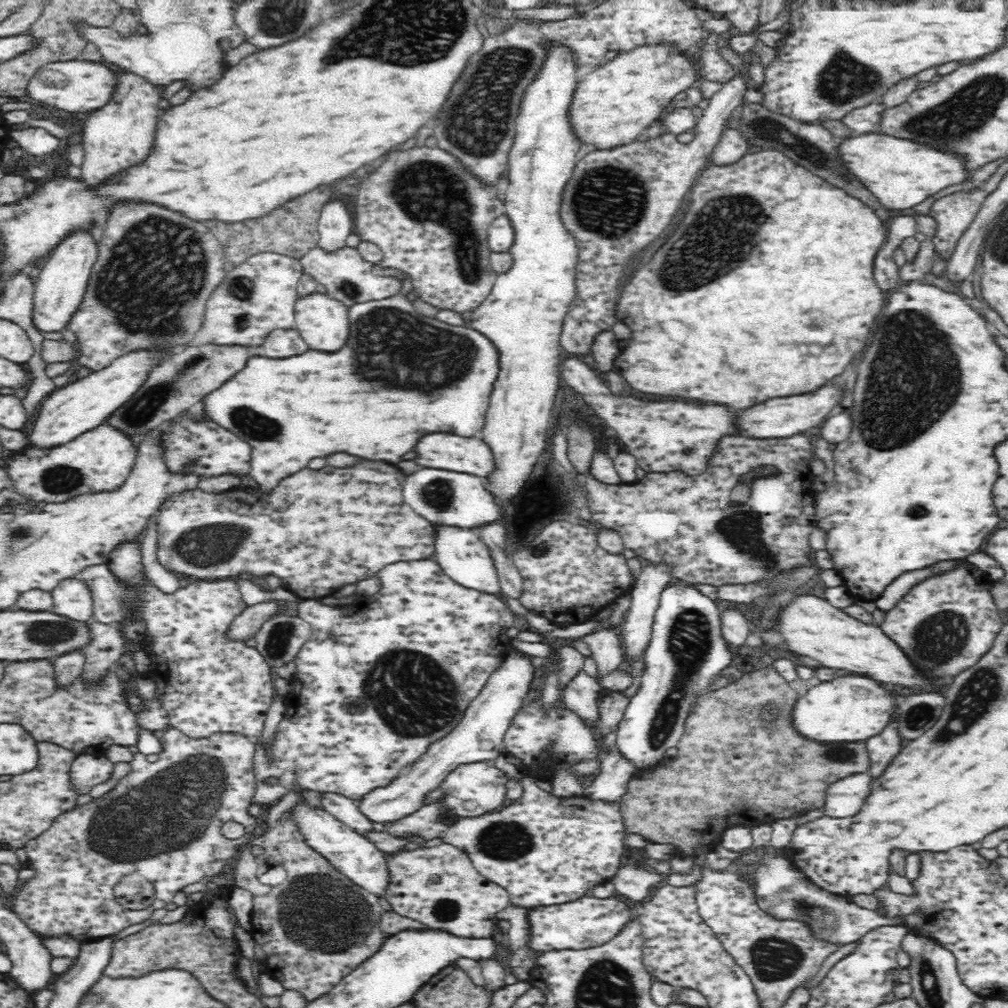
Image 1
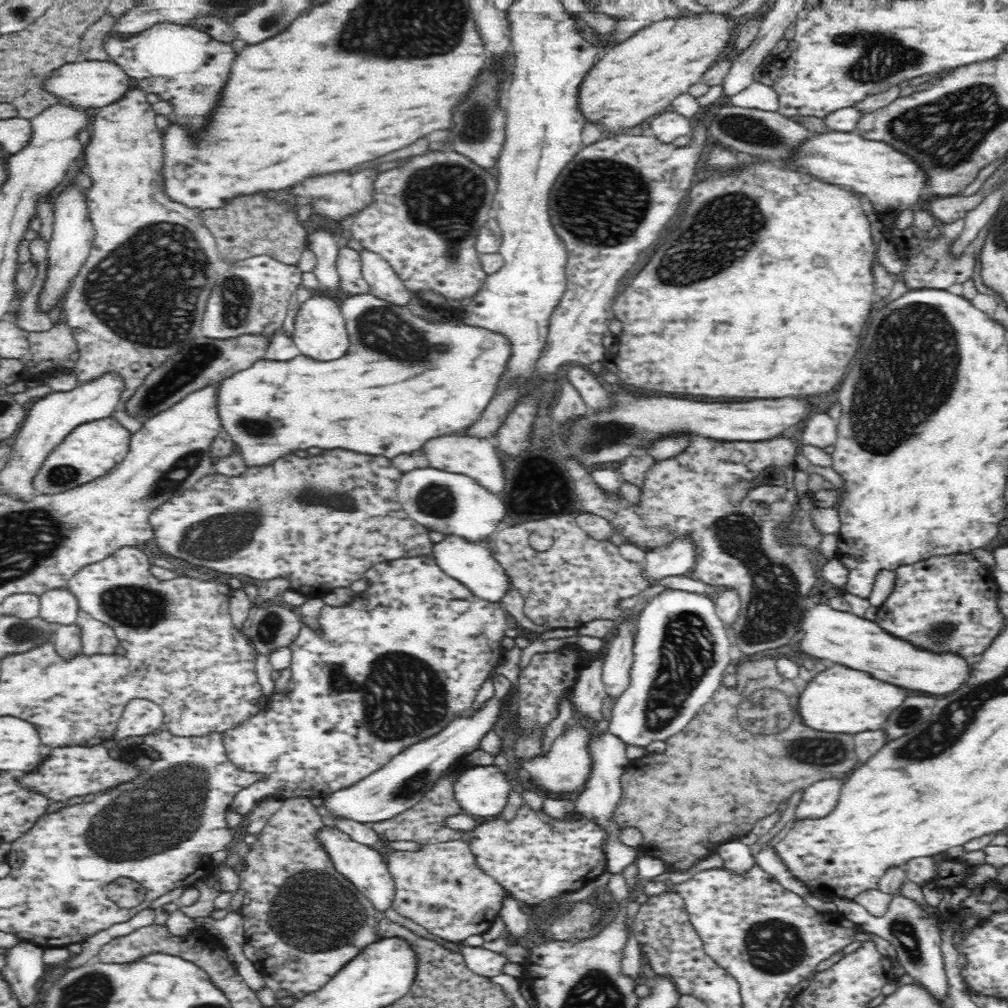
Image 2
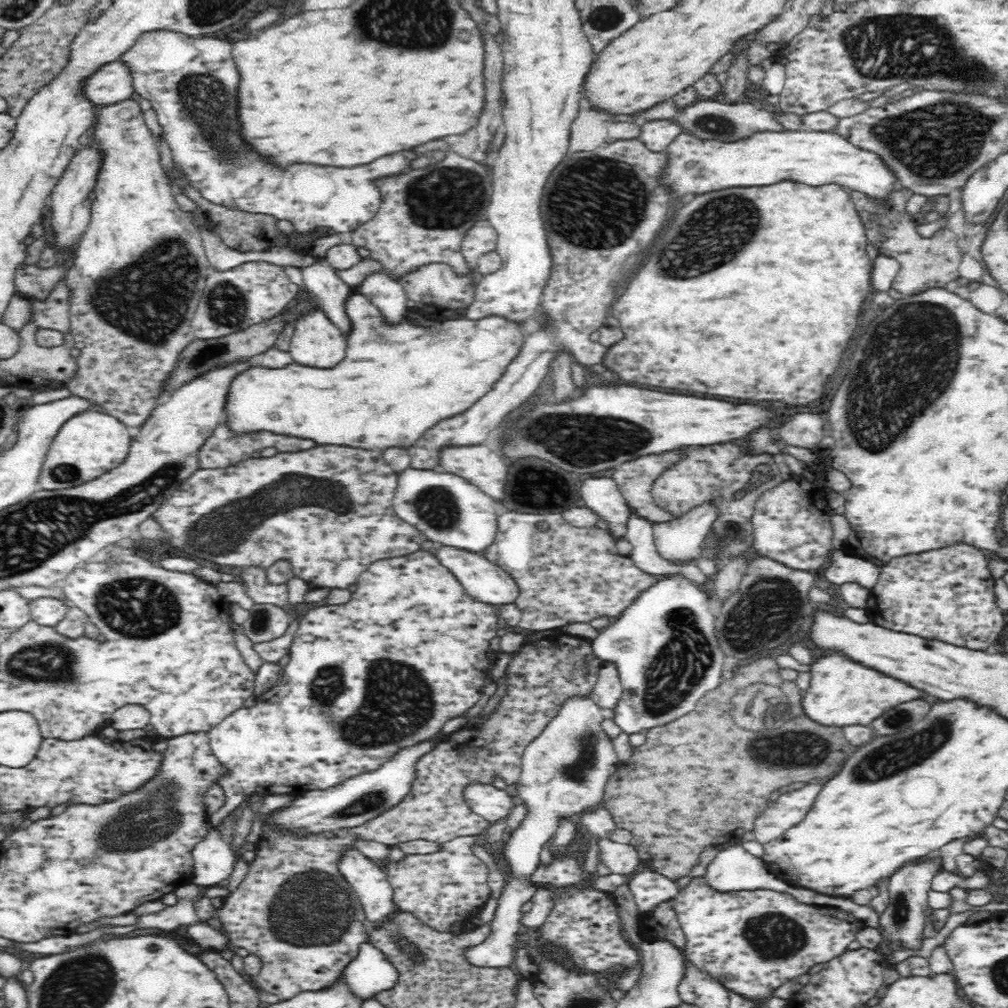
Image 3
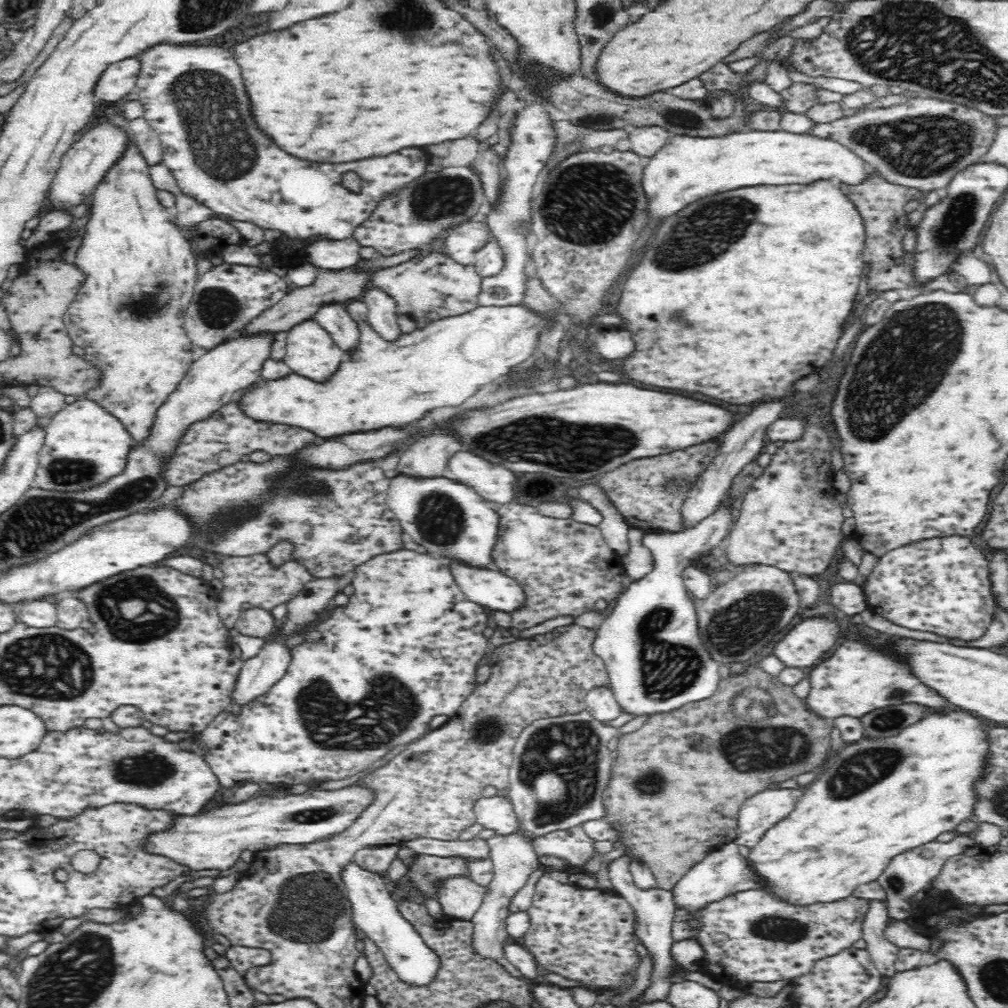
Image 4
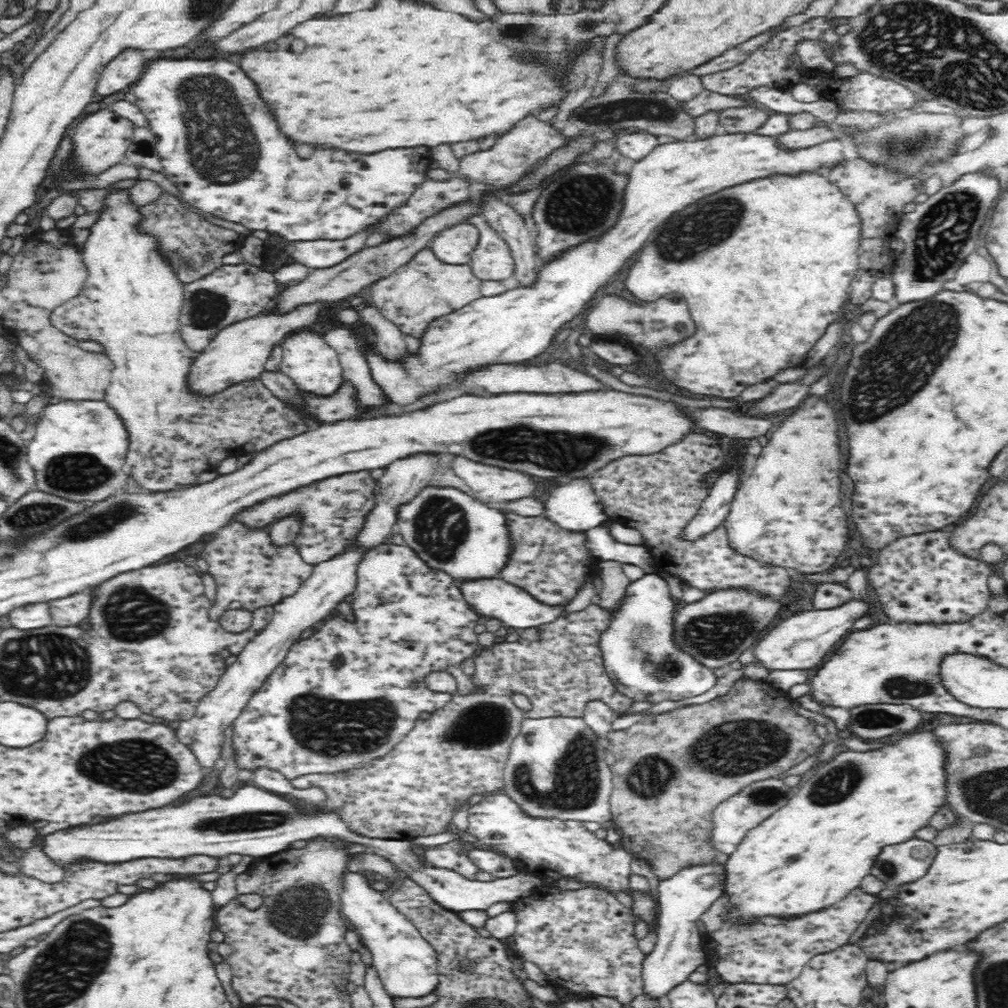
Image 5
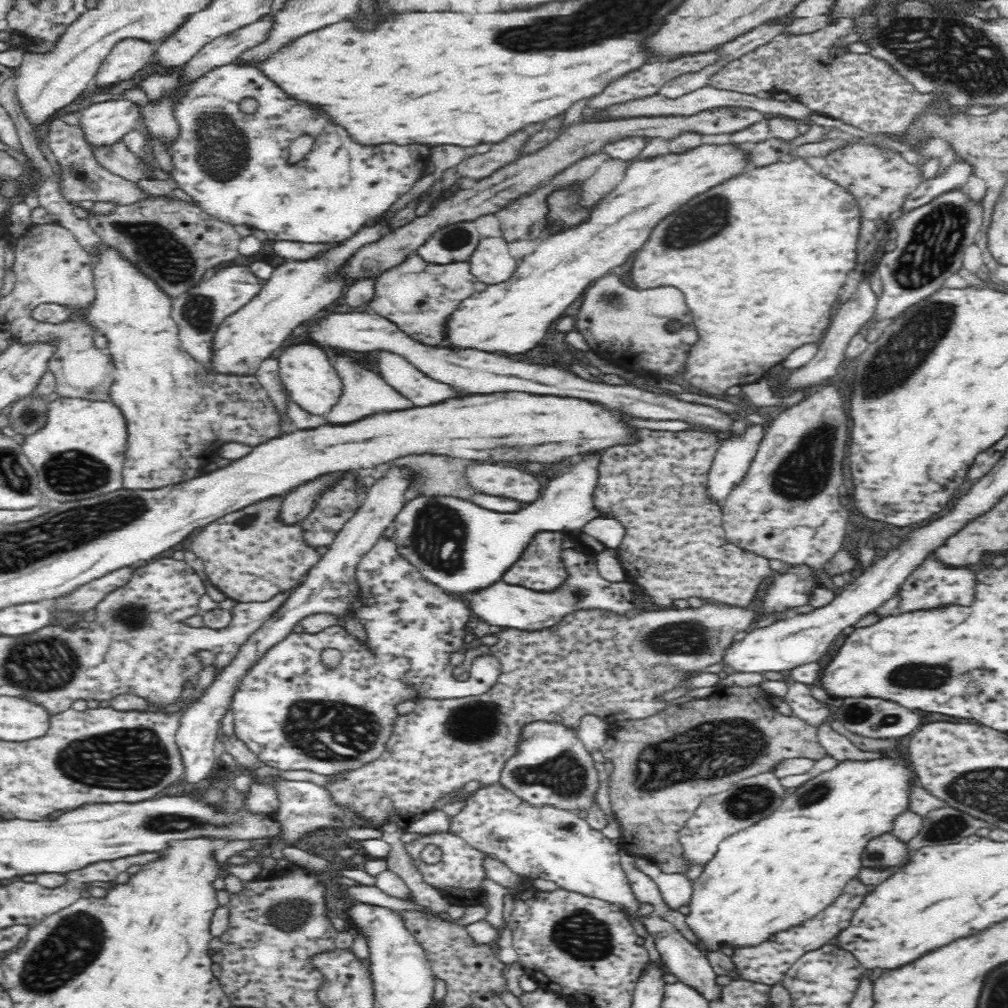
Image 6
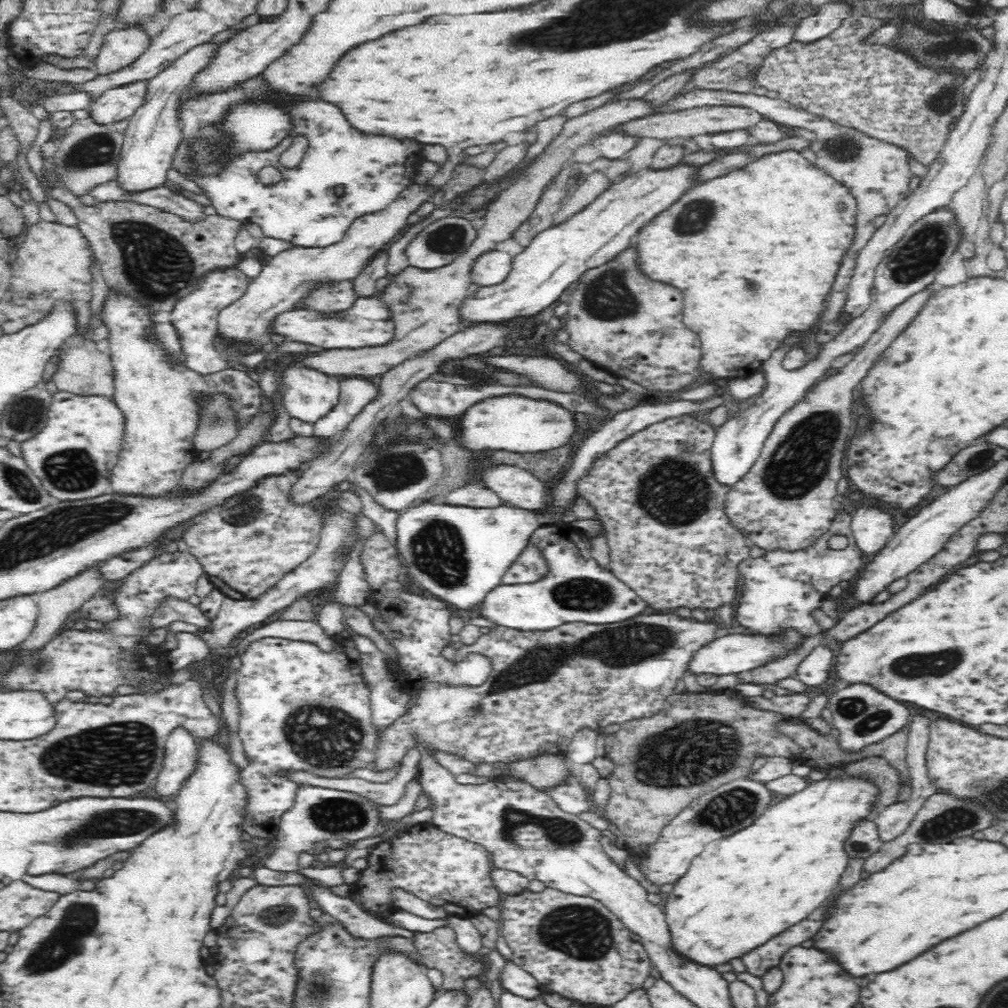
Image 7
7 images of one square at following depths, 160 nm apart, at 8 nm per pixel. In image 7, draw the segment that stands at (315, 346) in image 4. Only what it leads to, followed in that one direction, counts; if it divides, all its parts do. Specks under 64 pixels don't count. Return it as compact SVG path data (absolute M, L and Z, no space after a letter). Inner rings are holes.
M288 365L281 372L283 374L281 406L290 418L314 424L338 404L341 387L339 378L329 378L321 372L297 365Z

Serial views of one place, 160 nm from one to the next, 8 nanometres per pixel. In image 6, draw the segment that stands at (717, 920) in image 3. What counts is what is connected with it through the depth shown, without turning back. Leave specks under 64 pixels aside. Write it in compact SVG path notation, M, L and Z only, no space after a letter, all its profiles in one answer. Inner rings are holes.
M852 878L848 884L846 884L846 890L834 899L834 902L827 906L824 910L821 910L816 918L808 920L808 922L802 922L800 926L795 926L780 932L780 934L774 934L772 936L772 944L759 944L754 950L750 946L746 948L740 948L737 953L731 956L732 962L736 965L736 972L731 972L729 975L732 978L746 979L752 982L759 982L762 984L776 984L782 982L784 974L792 966L792 963L804 954L806 950L814 950L814 948L828 944L829 940L832 940L845 926L848 926L854 910L864 894L866 894L866 886L862 884L860 878Z

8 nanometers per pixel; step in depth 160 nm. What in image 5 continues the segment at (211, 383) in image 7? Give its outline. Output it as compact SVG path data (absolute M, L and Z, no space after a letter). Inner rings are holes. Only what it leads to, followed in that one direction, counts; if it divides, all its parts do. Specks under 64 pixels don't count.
M130 188L128 190L114 190L114 192L108 194L108 198L104 200L104 205L101 208L100 216L90 227L90 237L81 251L83 263L87 266L89 272L84 288L78 297L71 298L70 301L63 302L62 305L52 309L49 312L49 321L52 326L75 339L80 341L91 340L104 344L104 348L106 348L104 352L110 356L110 360L114 362L116 370L111 374L111 382L103 400L108 402L108 405L120 415L120 418L126 424L126 430L128 430L130 448L127 450L126 464L128 464L128 470L132 470L132 472L128 472L130 478L134 480L134 482L131 482L131 484L134 484L132 488L134 490L144 488L144 492L158 492L176 489L176 484L193 484L202 472L216 469L218 464L225 458L230 456L238 457L246 453L255 454L279 440L290 438L292 435L302 434L302 432L308 430L308 426L300 420L300 417L294 412L292 407L288 407L282 399L272 394L272 391L268 390L259 379L232 384L212 395L196 394L190 388L189 375L197 353L194 353L186 346L183 338L180 338L180 332L178 332L180 330L178 314L180 314L180 306L182 306L183 284L176 278L168 263L155 250L156 241L148 237L148 235L142 235L136 231L135 224L139 221L136 211L138 207L130 201Z

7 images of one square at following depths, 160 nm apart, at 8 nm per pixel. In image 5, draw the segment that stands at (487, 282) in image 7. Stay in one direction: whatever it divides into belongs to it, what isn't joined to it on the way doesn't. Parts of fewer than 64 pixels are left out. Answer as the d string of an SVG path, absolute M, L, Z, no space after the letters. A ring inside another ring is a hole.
M482 214L472 216L466 223L474 225L479 231L479 240L472 251L471 271L481 280L492 280L494 282L503 282L514 274L515 262L511 255L510 247L507 243L493 230L493 228L482 217Z

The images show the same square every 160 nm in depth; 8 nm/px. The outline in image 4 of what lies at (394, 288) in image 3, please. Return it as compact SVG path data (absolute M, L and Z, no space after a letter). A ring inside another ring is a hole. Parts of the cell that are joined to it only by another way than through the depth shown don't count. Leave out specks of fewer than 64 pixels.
M369 286L361 299L367 304L365 320L374 332L386 342L396 342L400 338L400 328L396 323L398 314L395 313L396 303L387 294Z

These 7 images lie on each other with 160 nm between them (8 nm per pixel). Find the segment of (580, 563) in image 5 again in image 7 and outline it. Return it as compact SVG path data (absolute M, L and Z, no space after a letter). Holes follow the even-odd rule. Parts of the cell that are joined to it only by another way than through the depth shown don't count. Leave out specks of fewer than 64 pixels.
M526 547L504 574L502 585L518 585L536 582L547 570L537 548Z

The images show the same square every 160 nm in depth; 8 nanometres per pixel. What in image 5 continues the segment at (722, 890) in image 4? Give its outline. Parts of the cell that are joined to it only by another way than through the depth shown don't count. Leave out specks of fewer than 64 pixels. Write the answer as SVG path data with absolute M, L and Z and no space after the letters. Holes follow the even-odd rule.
M716 862L710 865L682 869L666 880L659 880L656 942L654 948L644 957L641 968L642 992L652 1000L666 996L670 989L688 980L697 967L706 964L701 951L702 938L696 925L701 914L721 896L724 866Z

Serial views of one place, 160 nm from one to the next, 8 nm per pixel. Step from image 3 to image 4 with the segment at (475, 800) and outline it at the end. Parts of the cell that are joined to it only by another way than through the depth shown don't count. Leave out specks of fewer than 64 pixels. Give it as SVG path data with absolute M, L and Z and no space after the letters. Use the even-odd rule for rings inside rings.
M499 793L492 797L480 797L473 808L475 822L481 824L486 830L494 830L498 836L519 834L524 836L524 829L516 816L514 805L510 799Z

